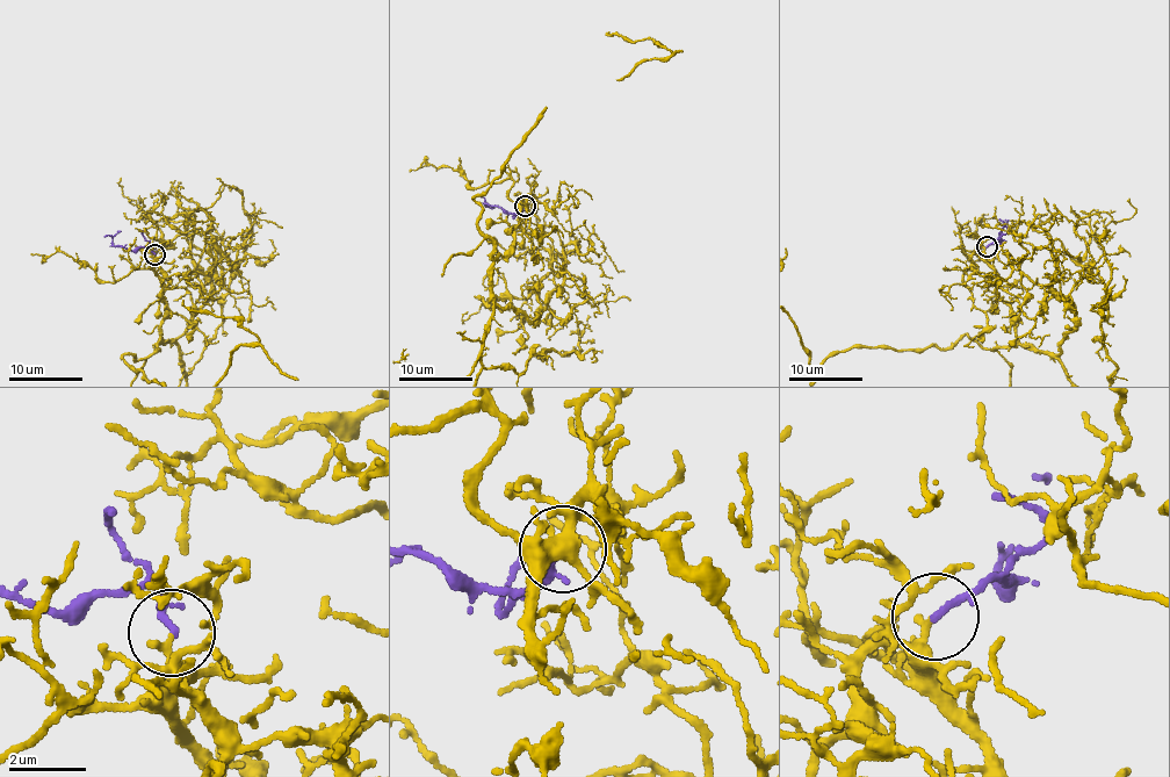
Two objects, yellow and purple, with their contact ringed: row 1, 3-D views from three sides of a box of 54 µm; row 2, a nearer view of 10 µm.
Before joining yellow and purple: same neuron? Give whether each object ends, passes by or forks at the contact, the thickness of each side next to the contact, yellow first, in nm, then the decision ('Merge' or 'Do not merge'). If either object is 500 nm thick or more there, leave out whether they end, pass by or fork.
At the ring yellow ends. At the ring purple passes by. Thickness 240 nm (yellow) against 130 nm. Merge

